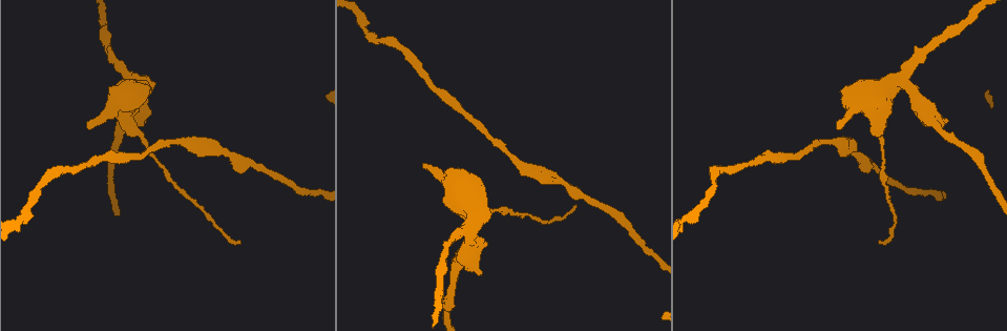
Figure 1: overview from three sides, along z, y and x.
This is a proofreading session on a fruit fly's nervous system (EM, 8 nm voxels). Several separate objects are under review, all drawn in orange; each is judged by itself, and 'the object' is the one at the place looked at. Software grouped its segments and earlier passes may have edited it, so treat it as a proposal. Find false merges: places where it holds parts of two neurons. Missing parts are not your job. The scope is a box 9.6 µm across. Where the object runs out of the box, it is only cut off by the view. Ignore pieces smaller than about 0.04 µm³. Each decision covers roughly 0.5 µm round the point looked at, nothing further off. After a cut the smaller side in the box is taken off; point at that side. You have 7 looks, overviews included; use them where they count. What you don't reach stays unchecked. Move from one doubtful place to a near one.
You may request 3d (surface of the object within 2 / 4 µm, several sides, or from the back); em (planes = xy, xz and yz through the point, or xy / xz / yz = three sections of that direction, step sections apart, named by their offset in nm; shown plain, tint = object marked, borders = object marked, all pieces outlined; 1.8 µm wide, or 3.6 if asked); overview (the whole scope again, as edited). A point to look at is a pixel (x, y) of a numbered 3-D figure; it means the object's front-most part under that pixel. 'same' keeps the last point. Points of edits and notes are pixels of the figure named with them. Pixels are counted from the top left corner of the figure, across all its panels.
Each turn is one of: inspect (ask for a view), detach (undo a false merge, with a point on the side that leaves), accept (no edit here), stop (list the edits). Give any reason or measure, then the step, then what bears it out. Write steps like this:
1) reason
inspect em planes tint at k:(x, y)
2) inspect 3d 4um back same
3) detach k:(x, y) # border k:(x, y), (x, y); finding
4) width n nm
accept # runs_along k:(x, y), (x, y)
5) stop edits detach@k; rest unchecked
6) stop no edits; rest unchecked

thick turns thin
inspect 3d 4um at 1:(467, 230)

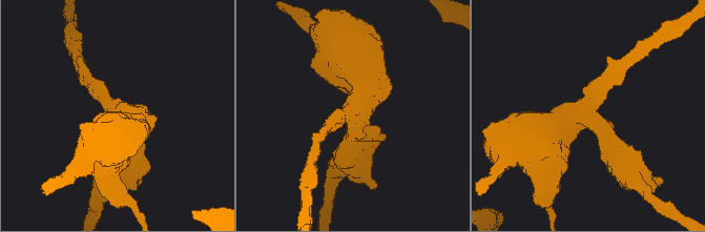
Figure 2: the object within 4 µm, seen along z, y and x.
arms 3; arm_widths 200, 320, 600 nm; shape alone is not enough
inspect em 3.6um yz step 8 plain at 2:(353, 110)

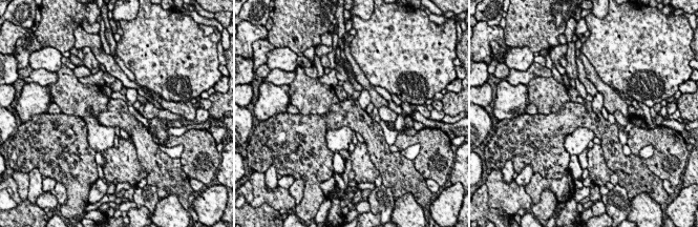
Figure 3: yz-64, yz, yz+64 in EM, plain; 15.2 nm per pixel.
inspect em 3.6um yz step 8 tint same

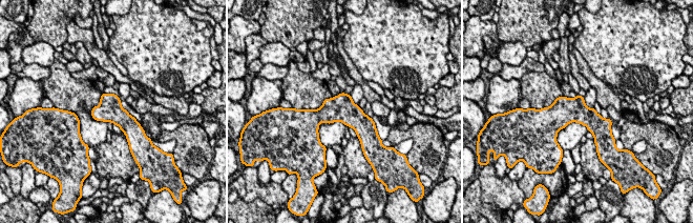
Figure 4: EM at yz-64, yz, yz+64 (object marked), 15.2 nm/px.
width 380 nm
accept # all the same neuron

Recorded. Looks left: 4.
thick turns thin
inspect em yz step 4 tint at 1:(122, 131)

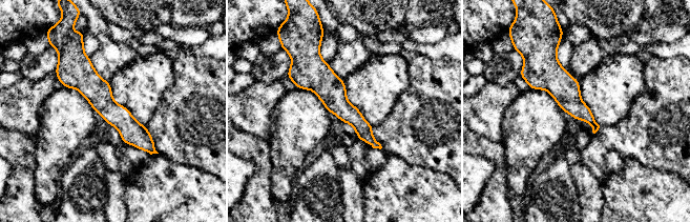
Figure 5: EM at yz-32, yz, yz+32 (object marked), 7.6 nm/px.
inspect em xz step 8 borders same

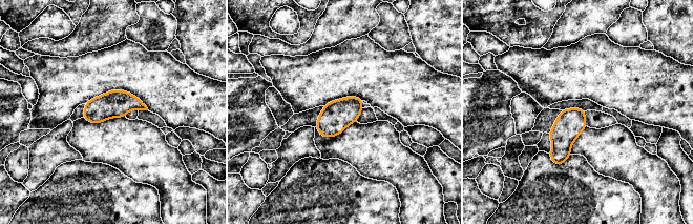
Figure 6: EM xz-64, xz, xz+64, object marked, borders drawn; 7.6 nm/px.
accept # continuous, no second neuron

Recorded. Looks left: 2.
stop no edits; rest unchecked

